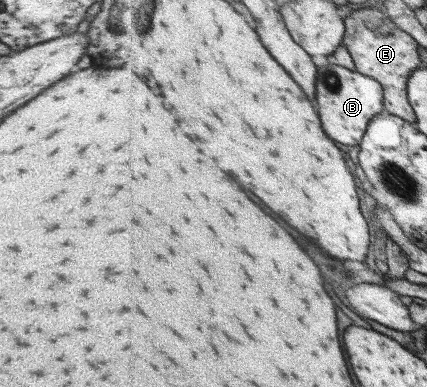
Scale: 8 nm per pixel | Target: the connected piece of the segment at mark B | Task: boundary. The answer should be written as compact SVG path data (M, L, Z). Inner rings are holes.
M311 55L314 65L318 67L316 81L318 111L326 125L326 133L334 141L351 147L360 146L366 135L369 124L385 110L385 92L383 85L369 74L348 69L342 65L332 65L325 55Z

